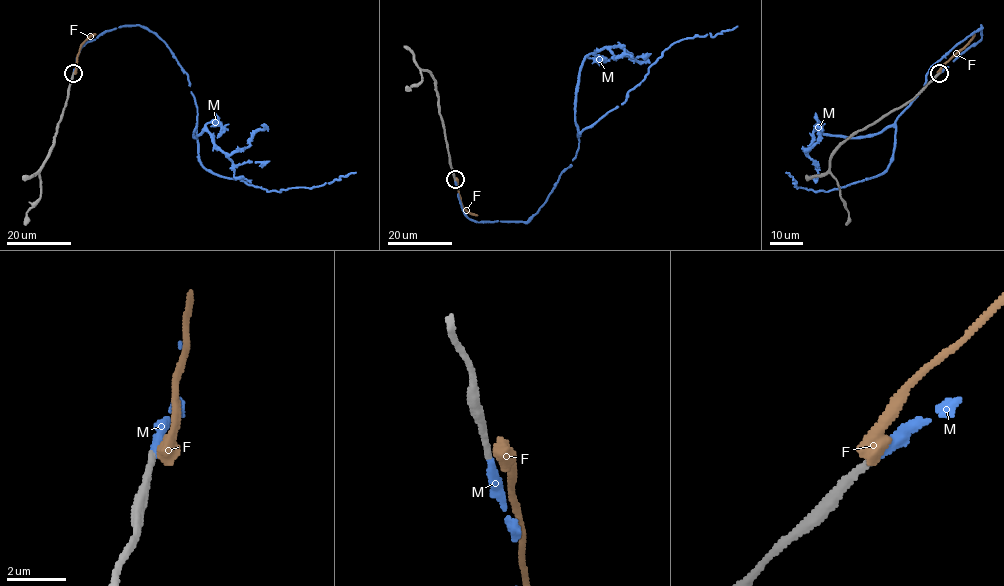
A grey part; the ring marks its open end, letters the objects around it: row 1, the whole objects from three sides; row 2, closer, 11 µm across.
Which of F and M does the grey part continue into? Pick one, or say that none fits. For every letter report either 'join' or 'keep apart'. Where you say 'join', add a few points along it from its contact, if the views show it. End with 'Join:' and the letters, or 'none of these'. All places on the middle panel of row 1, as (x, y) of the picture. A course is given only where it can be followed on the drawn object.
F: keep apart
M: join | via (455, 179), (470, 219), (526, 221), (575, 157), (577, 136), (625, 101), (665, 50), (737, 26)
Join: M

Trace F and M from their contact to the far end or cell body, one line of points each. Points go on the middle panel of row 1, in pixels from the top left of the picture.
F: (455, 179), (462, 206), (477, 215)
M: (455, 179), (470, 219), (526, 221), (575, 157), (577, 136), (625, 101), (665, 50), (737, 26)

